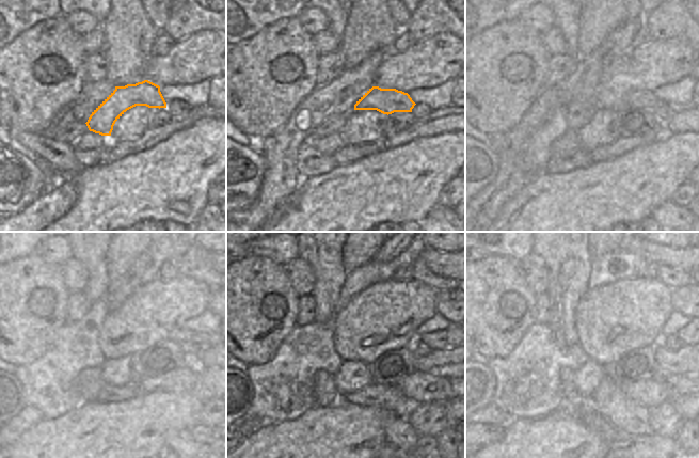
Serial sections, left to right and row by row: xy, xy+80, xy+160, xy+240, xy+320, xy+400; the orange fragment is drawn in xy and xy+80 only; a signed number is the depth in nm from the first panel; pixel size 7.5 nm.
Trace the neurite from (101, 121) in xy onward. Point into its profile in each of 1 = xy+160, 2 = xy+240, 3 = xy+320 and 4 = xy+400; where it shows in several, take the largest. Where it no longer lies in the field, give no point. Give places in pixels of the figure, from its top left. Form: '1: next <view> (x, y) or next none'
1: next xy+160 (647, 99)
2: next xy+240 (201, 343)
3: next xy+320 (443, 340)
4: next xy+400 (682, 334)

